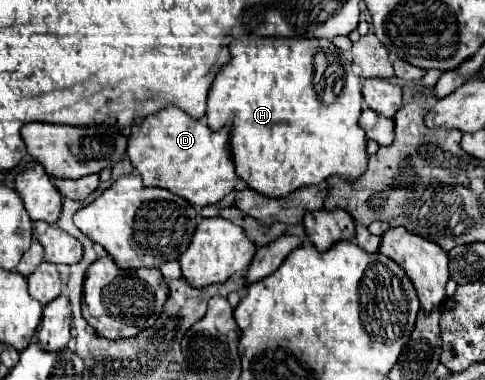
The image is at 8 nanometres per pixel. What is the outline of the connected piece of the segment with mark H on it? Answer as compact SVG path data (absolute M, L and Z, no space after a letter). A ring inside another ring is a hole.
M246 34L235 38L229 45L232 60L216 74L208 94L208 126L214 126L214 116L232 128L230 152L236 166L236 174L248 188L272 196L284 198L290 192L320 184L330 176L342 176L344 180L356 180L366 172L366 136L358 126L362 112L362 82L348 56L328 40L316 38L269 38ZM340 82L340 94L318 94L316 90L332 88Z

